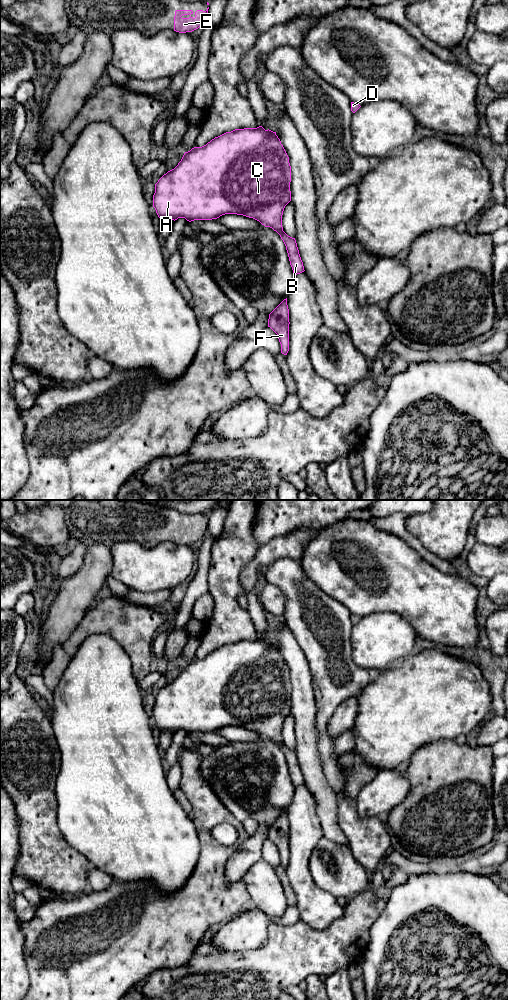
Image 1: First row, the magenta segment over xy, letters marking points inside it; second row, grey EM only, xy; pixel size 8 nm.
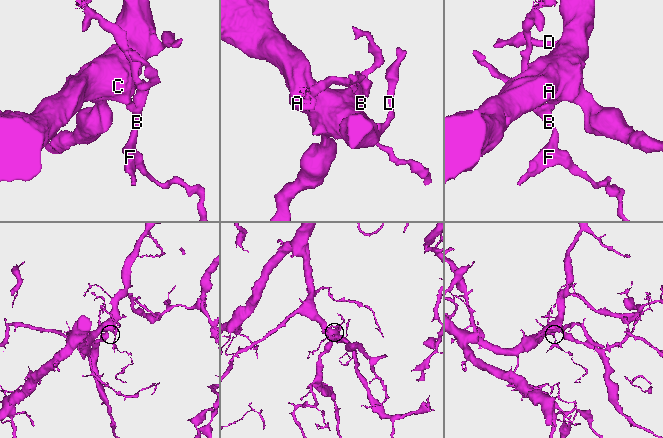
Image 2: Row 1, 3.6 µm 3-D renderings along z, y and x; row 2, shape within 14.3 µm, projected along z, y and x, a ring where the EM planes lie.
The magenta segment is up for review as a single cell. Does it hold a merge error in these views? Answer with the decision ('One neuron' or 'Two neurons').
Two neurons

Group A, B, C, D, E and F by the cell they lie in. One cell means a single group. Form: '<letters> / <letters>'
A C D / B E F

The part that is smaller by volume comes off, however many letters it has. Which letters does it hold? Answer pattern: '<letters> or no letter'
B, E, F

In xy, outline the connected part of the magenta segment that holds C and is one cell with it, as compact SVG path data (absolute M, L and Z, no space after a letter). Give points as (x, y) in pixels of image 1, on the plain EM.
M257 640L235 641L215 649L202 659L185 664L178 677L155 696L153 719L161 731L212 732L225 726L243 727L259 733L278 746L283 744L282 727L291 713L291 678L289 669L276 644Z

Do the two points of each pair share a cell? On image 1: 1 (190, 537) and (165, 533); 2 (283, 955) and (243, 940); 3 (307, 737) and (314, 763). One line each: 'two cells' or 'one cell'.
1: one cell
2: two cells
3: one cell

